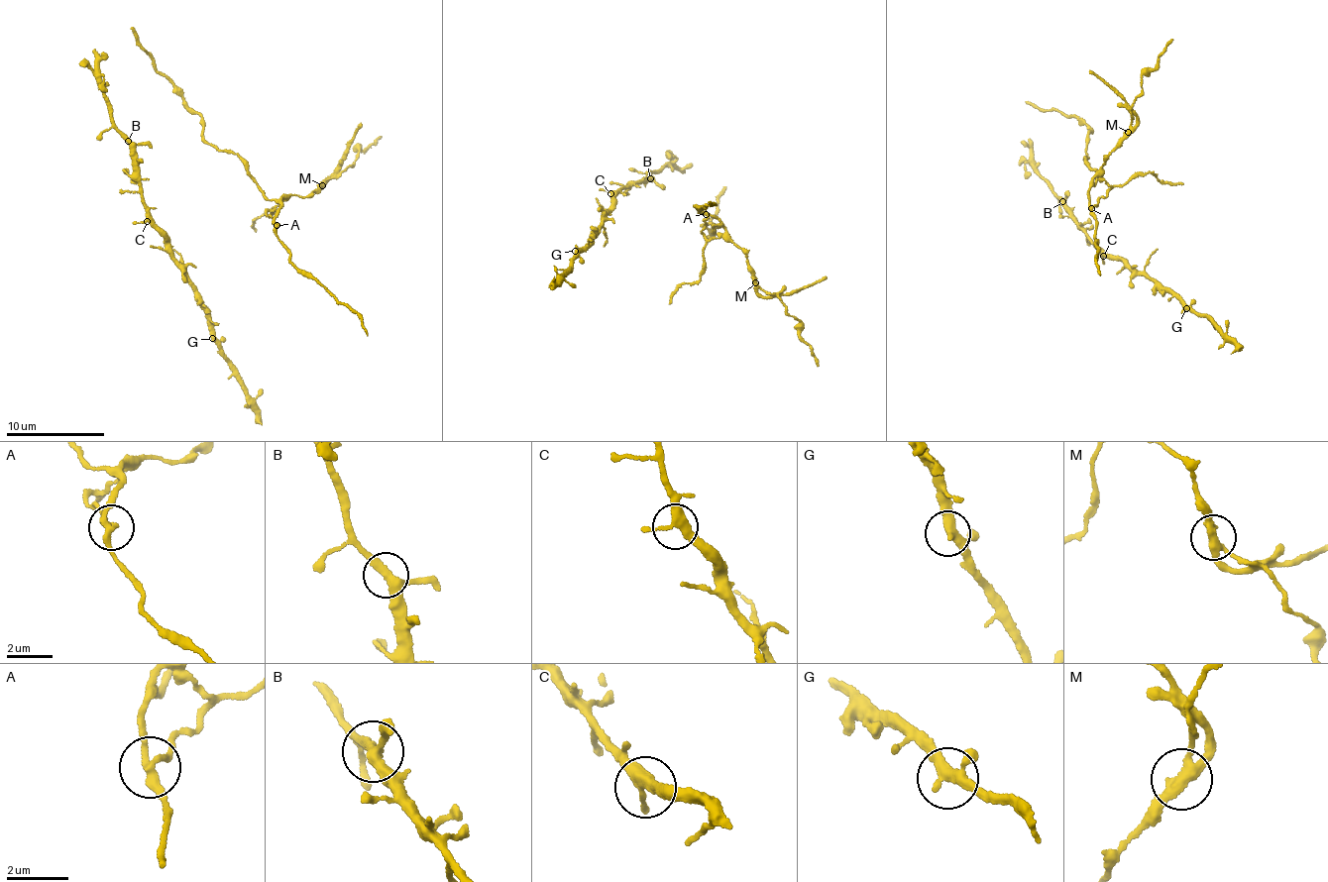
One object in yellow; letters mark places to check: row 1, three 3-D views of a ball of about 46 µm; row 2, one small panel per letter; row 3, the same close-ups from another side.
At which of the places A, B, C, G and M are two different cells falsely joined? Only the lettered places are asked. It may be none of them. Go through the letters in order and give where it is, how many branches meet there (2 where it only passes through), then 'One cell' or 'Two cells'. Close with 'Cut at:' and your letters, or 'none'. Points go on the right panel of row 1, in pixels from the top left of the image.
A: Place: (1091, 208). Branches: 3. Two cells
B: Place: (1062, 201). Branches: 3. One cell
C: Place: (1103, 256). Branches: 3. One cell
G: Place: (1186, 308). Branches: 3. One cell
M: Place: (1128, 132). Branches: 3. Two cells
Cut at: A, M

